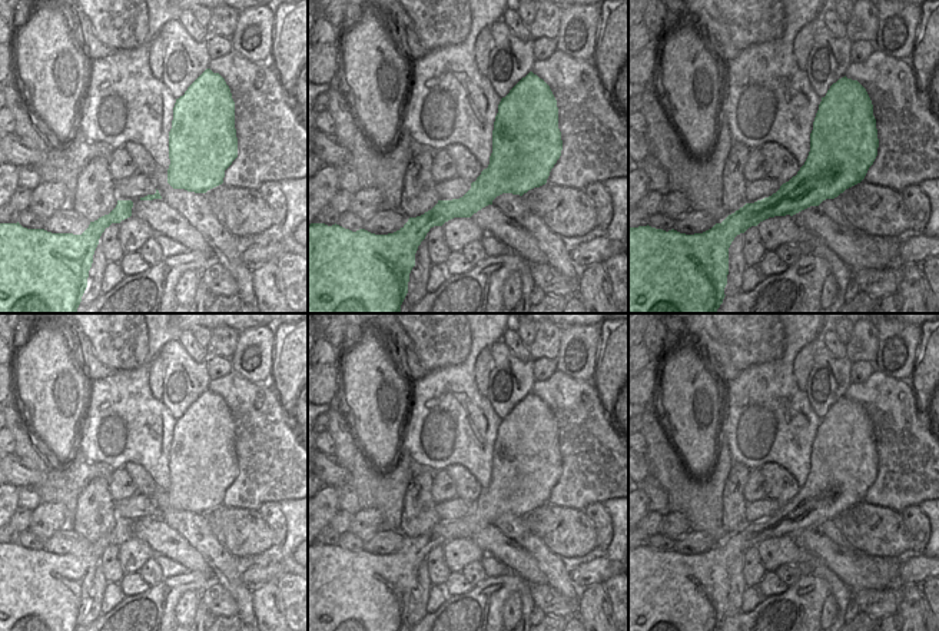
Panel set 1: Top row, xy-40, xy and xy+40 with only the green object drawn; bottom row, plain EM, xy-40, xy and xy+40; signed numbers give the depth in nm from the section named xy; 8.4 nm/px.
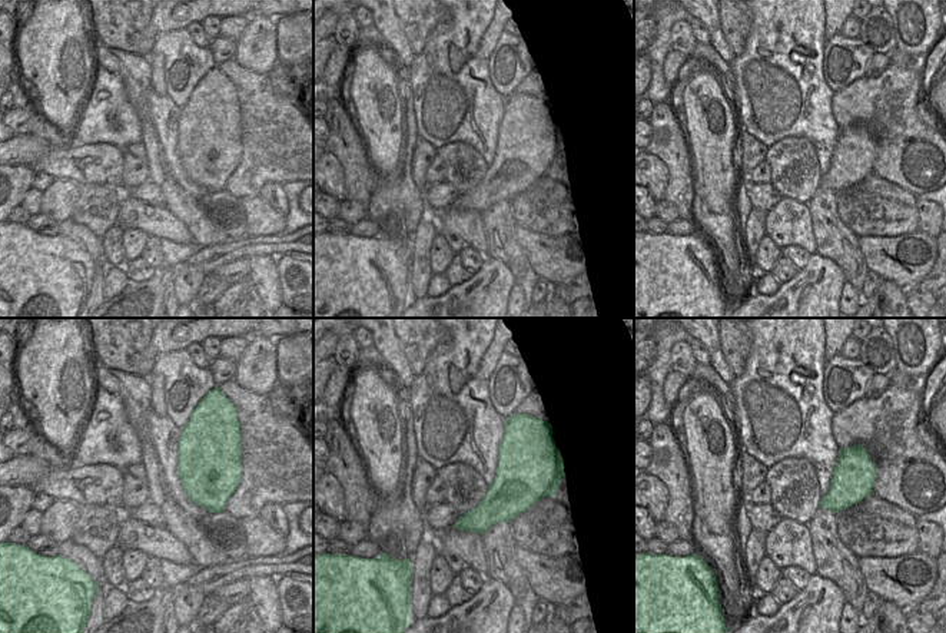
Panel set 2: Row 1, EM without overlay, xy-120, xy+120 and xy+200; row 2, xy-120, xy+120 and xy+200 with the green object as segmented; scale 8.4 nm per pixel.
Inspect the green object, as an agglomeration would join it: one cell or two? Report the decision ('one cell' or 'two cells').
one cell

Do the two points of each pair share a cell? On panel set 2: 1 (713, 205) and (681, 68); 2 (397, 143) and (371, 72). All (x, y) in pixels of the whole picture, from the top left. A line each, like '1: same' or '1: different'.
1: different
2: same

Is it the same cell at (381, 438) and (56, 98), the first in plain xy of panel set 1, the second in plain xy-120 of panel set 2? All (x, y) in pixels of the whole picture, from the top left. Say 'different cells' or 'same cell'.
same cell

